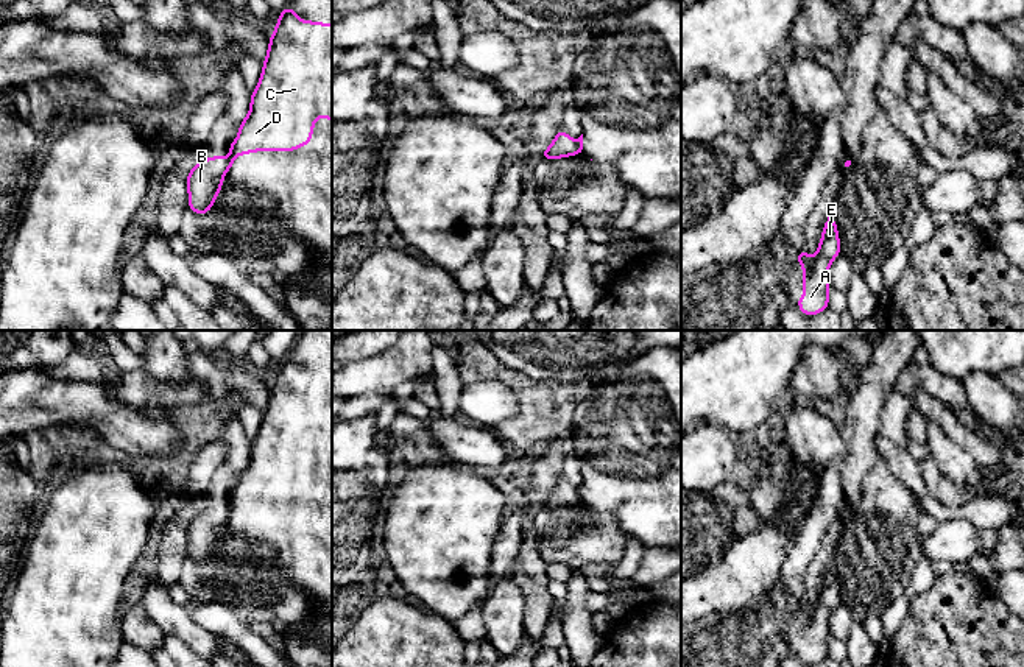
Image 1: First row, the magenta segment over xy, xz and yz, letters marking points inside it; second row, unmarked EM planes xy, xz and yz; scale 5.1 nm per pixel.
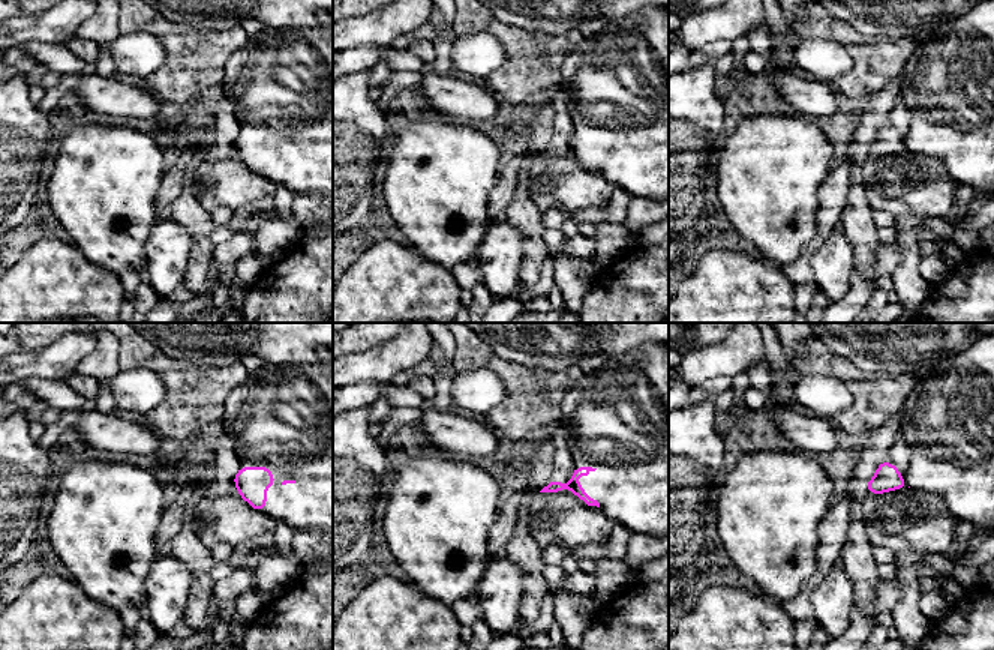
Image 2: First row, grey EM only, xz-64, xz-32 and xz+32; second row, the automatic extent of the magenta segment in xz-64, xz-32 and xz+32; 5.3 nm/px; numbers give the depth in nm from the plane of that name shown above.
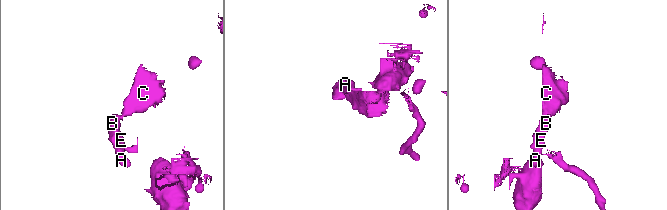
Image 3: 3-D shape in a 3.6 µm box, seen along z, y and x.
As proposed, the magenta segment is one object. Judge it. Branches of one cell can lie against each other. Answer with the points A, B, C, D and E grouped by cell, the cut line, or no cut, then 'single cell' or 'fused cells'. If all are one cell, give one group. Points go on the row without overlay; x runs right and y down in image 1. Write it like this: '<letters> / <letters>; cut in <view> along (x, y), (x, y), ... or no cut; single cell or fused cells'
A B E / C D; cut in xy along (228, 508), (229, 516); fused cells

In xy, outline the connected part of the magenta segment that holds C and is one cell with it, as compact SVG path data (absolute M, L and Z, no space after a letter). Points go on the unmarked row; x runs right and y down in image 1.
M290 354L279 363L249 463L229 496L229 517L238 503L307 494L321 463L332 471L329 391L330 372L299 369Z

